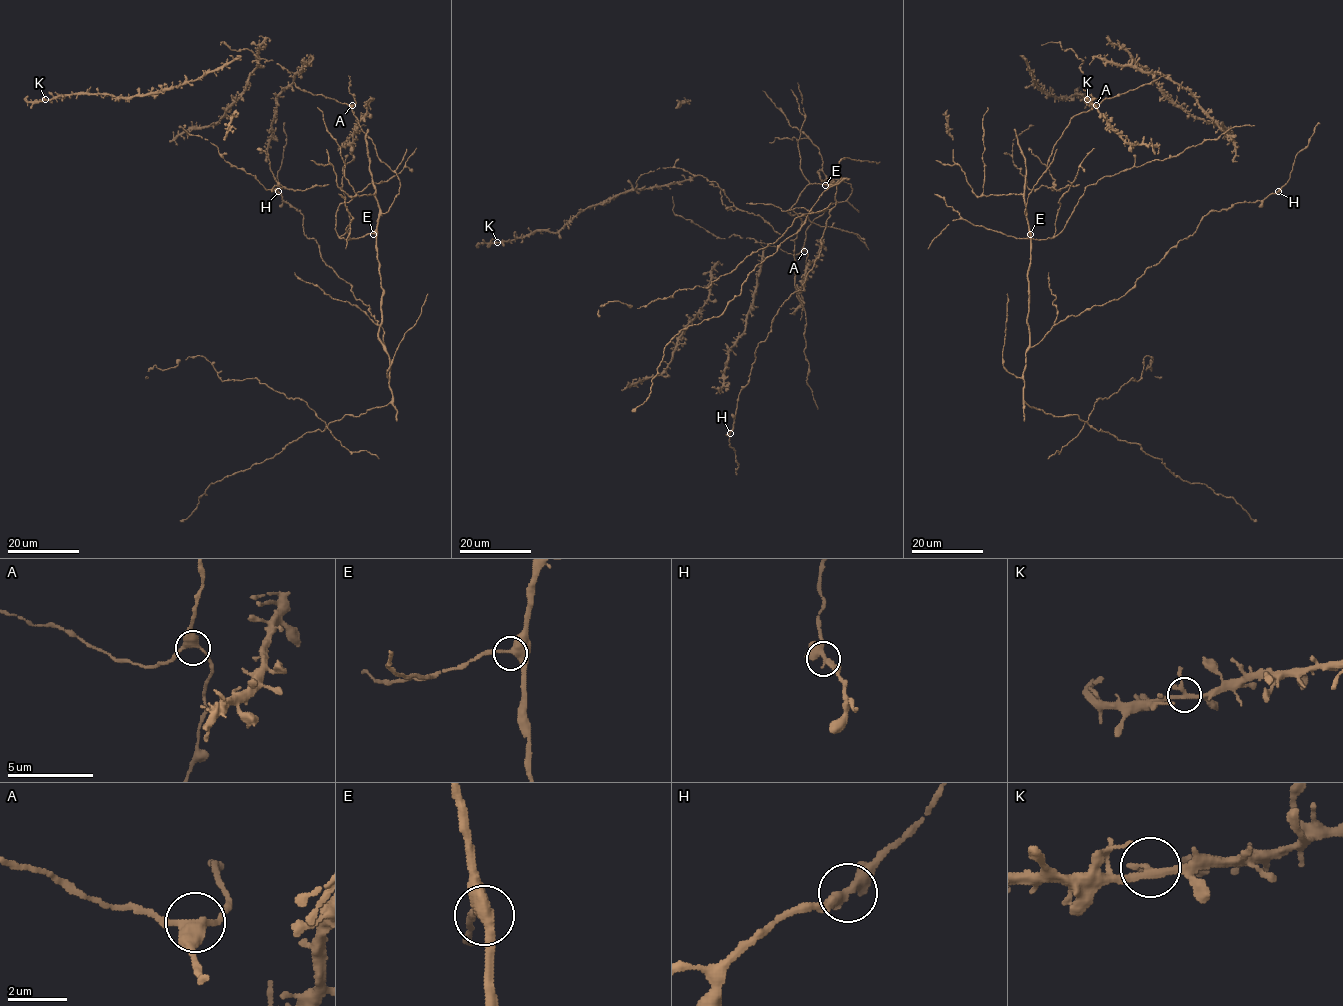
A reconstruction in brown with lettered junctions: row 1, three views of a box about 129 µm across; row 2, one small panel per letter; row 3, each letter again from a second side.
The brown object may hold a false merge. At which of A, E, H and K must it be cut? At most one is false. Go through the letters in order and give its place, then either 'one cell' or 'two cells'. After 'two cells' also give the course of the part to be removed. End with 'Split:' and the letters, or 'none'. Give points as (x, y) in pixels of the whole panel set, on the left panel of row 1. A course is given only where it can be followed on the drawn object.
A: place (352, 105); one cell
E: place (373, 234); one cell
H: place (278, 191); one cell
K: place (45, 99); one cell
Split: none

